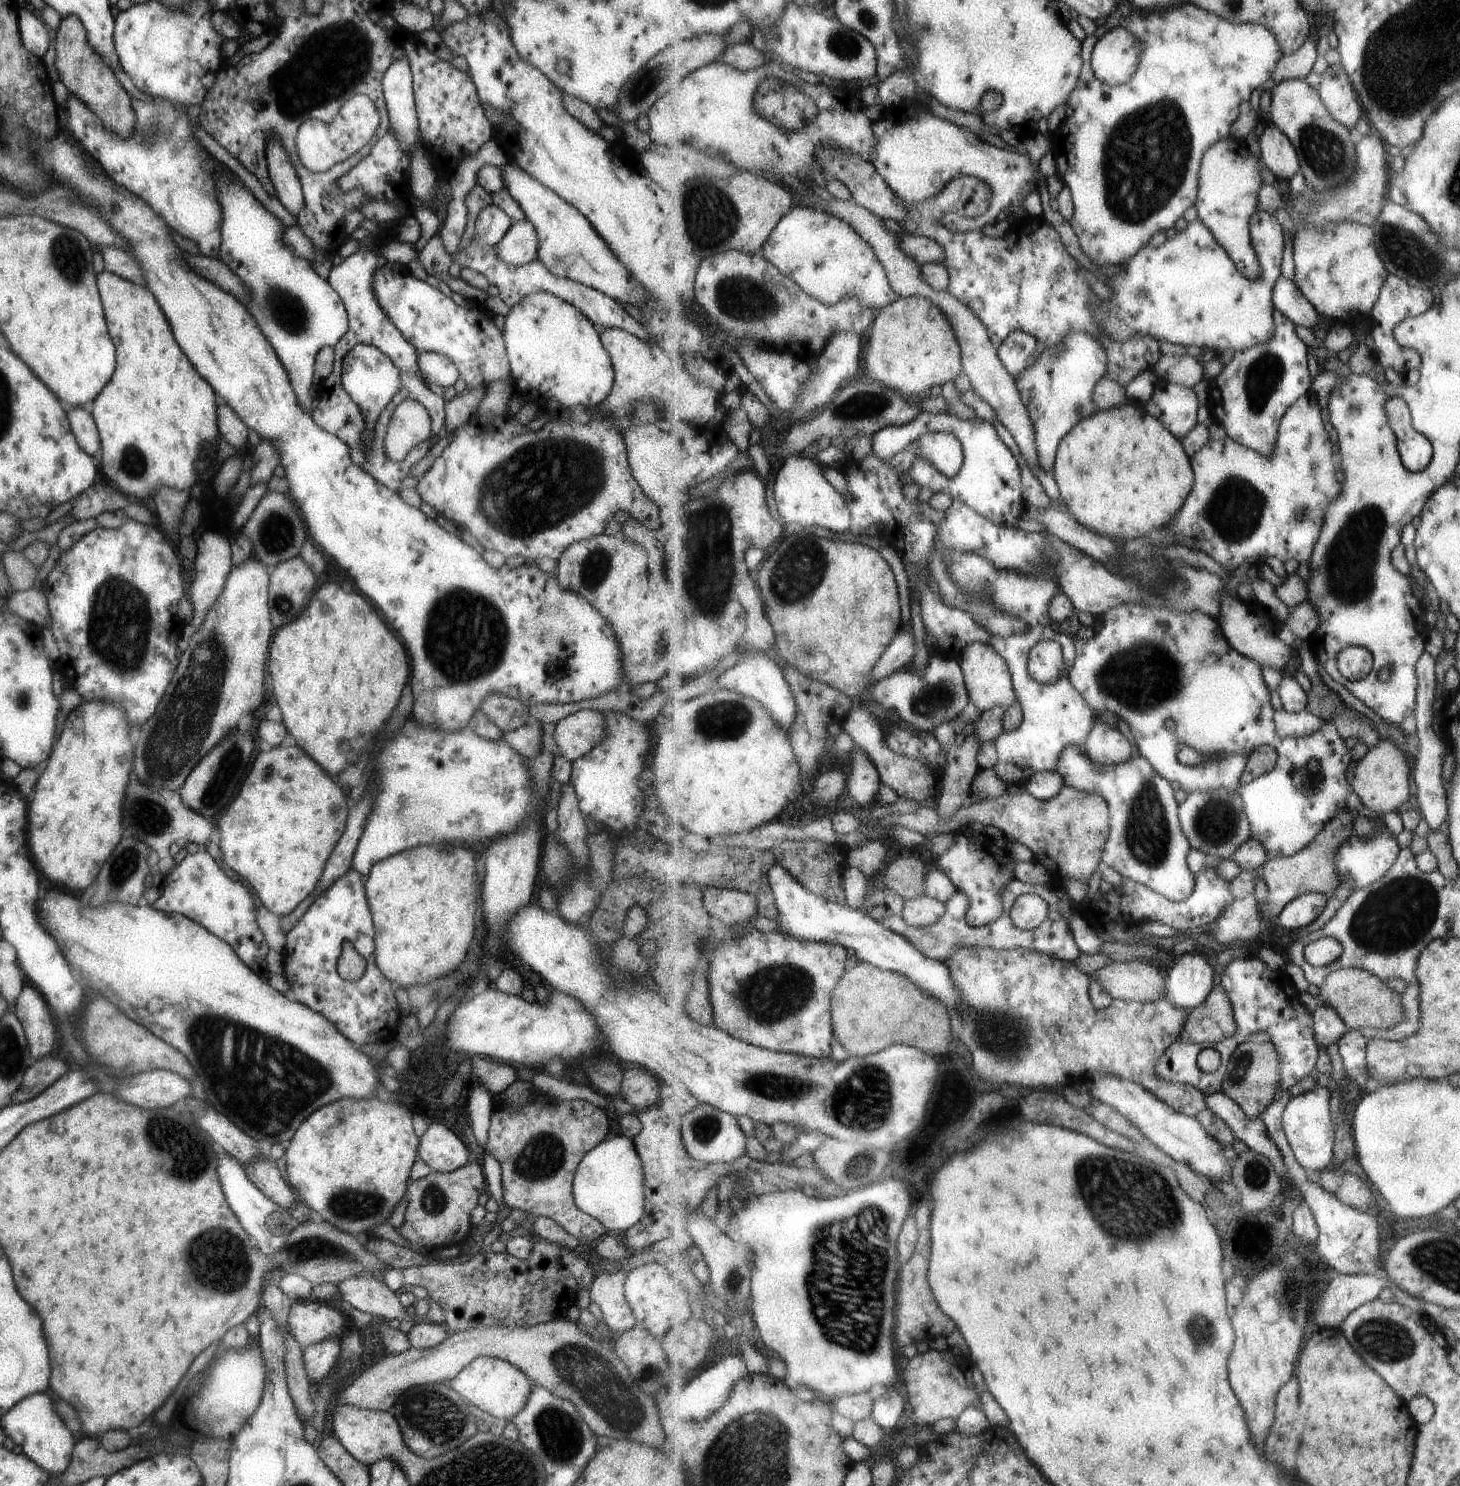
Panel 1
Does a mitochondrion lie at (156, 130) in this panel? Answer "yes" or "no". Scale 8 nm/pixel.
yes

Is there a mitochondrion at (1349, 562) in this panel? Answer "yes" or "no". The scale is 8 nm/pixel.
yes

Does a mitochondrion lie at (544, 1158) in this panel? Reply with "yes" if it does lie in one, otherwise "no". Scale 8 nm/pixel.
yes

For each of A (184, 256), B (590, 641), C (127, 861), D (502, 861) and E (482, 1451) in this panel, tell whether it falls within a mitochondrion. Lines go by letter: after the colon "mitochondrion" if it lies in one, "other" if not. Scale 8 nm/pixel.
A: other
B: other
C: mitochondrion
D: other
E: mitochondrion

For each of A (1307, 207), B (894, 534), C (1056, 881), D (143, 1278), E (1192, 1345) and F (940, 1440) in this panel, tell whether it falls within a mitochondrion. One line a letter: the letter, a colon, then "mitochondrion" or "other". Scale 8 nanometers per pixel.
A: mitochondrion
B: other
C: other
D: other
E: mitochondrion
F: other

